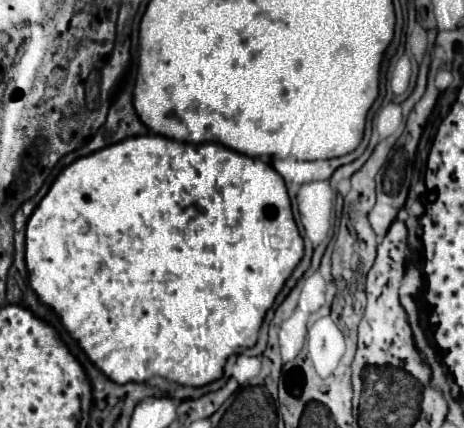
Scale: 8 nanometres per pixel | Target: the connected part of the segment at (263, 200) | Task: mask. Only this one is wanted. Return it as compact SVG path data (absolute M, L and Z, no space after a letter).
M160 135L130 137L110 147L104 147L88 157L82 157L68 165L54 181L46 197L32 213L26 229L26 267L30 273L30 285L38 293L40 301L52 307L70 335L80 343L86 355L106 373L112 381L124 385L126 381L148 381L152 377L166 377L178 385L202 387L222 377L226 359L236 349L254 347L260 325L266 311L274 305L276 295L300 263L304 243L294 223L292 205L286 193L282 175L268 163L246 157L220 143L178 143Z

